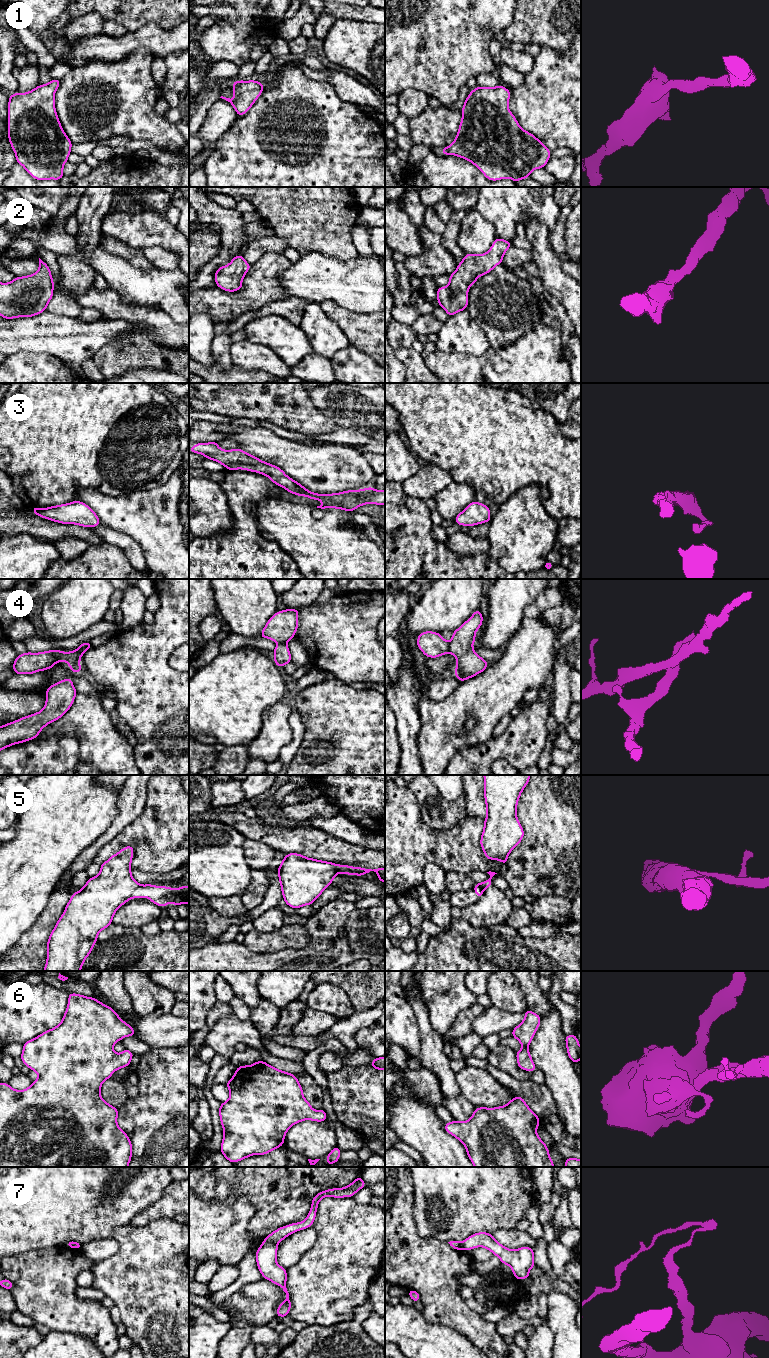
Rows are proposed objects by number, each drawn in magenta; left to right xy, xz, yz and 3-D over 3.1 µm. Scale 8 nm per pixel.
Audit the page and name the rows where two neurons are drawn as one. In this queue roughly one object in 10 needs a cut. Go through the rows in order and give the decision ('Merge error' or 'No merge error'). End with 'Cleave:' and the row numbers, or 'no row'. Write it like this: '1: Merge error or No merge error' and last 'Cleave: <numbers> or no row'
1: No merge error
2: No merge error
3: No merge error
4: Merge error
5: Merge error
6: No merge error
7: Merge error
Cleave: 4, 5, 7

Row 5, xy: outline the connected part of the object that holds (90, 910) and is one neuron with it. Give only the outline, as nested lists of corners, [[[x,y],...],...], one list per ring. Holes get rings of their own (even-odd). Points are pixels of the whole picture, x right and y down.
[[[126,846],[118,853],[112,855],[106,862],[100,865],[97,876],[89,878],[80,891],[72,894],[70,901],[55,924],[55,928],[47,941],[47,960],[43,971],[80,971],[85,959],[91,953],[100,931],[107,928],[113,920],[117,909],[133,898],[134,891],[140,886],[131,875],[131,861],[133,858],[133,846]]]

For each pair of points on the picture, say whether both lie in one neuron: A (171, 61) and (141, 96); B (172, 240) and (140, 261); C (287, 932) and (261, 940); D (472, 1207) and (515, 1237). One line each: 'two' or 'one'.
A: two
B: two
C: one
D: two

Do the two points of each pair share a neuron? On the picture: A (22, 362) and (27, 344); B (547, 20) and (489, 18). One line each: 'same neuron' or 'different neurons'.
A: different neurons
B: different neurons

